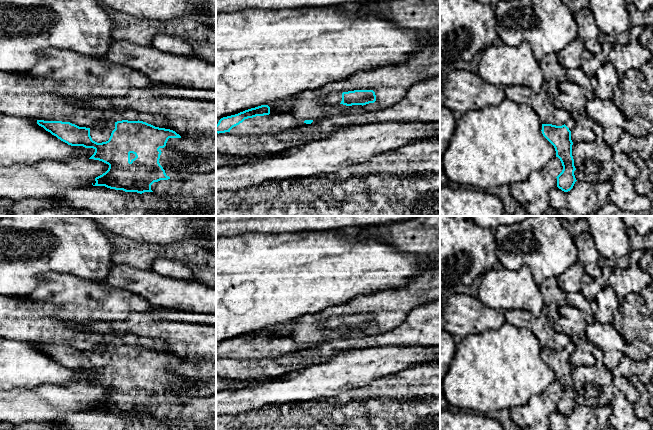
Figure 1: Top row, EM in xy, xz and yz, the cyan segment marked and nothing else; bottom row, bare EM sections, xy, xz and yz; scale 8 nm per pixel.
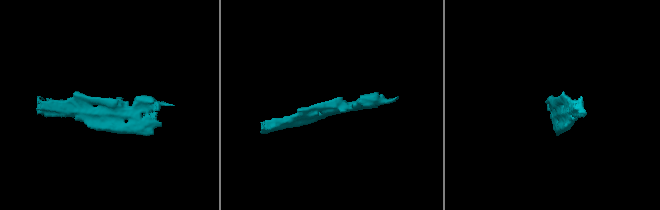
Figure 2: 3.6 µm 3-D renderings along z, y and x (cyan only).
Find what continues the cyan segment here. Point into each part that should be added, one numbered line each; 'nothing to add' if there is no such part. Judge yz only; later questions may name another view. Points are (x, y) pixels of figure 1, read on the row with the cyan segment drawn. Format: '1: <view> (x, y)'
1: yz (570, 123)

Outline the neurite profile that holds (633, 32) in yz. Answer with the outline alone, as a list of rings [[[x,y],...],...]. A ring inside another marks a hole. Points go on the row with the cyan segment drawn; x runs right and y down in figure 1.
[[[631,26],[626,31],[622,32],[619,35],[605,35],[601,33],[599,35],[599,40],[601,43],[610,43],[612,45],[622,44],[626,45],[633,39],[638,39],[644,27],[642,26]]]

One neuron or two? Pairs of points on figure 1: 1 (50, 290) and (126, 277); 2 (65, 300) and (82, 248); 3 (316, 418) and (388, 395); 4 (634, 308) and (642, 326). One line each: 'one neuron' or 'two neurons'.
1: two neurons
2: two neurons
3: one neuron
4: one neuron

